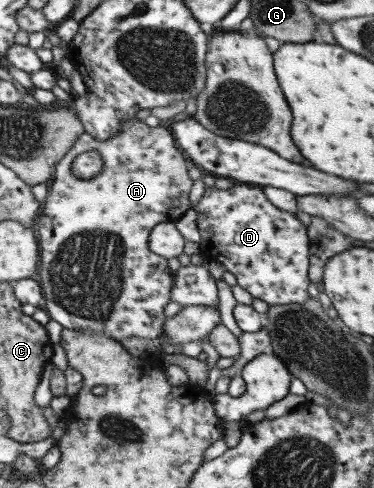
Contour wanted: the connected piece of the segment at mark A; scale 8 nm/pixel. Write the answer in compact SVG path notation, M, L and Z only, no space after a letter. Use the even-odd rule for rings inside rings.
M124 117L122 119L122 131L105 141L97 141L92 135L84 133L79 136L75 145L63 156L63 159L55 167L55 174L49 183L46 200L37 219L35 219L35 230L39 233L38 247L40 248L41 266L37 279L43 288L44 303L42 308L49 314L50 319L58 321L64 328L93 332L94 334L107 334L120 342L124 337L144 337L152 343L164 331L164 322L167 320L163 311L165 305L170 302L170 289L173 286L174 276L169 268L166 257L153 253L148 247L151 230L155 225L163 222L176 222L191 207L190 191L194 181L189 177L186 166L186 156L178 147L172 131L163 126L151 128L135 117ZM96 150L101 156L103 167L94 177L84 180L74 176L72 163L86 151Z

